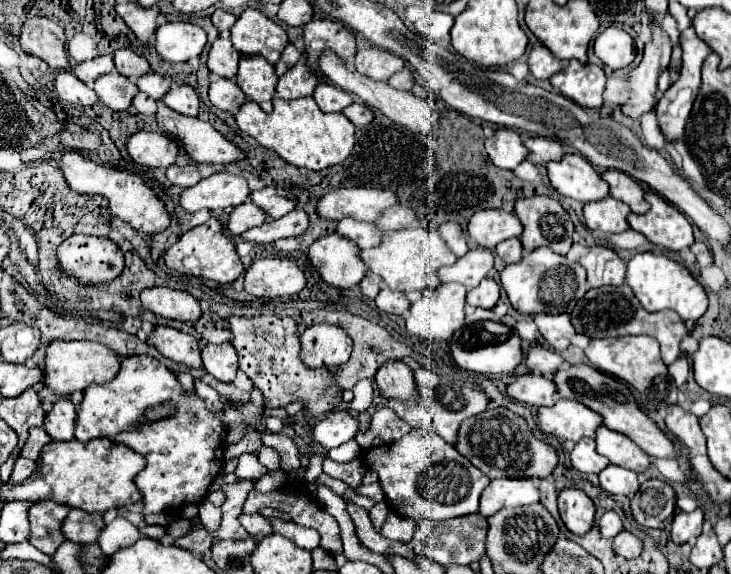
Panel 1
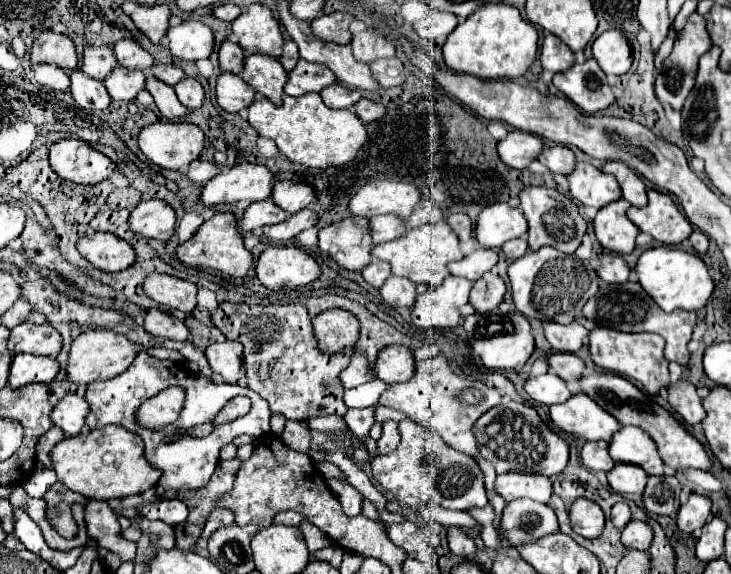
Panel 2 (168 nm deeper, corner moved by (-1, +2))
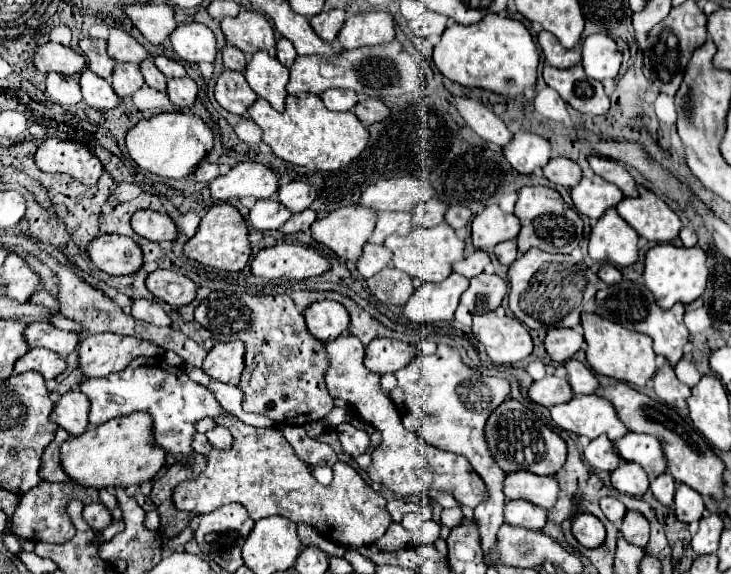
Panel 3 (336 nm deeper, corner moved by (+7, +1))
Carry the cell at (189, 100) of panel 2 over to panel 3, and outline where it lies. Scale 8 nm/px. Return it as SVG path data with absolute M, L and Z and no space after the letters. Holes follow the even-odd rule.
M189 76L171 78L171 80L167 80L167 96L179 108L193 106L193 102L197 98L197 84Z

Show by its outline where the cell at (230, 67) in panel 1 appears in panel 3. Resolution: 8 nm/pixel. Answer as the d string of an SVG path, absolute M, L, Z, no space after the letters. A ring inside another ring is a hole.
M225 46L221 54L223 54L223 64L225 64L225 68L237 70L237 72L243 72L243 70L247 68L247 58L245 58L245 54L243 54L239 48L235 48L235 46Z

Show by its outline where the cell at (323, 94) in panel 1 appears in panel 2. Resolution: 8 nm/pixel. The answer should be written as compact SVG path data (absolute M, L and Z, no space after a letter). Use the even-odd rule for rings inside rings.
M333 83L321 91L323 103L331 109L349 109L361 99L361 91L357 89L347 89L339 83Z

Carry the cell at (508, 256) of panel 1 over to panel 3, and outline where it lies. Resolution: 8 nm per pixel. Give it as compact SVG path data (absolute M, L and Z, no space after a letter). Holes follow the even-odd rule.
M507 240L507 242L501 242L501 244L495 246L495 256L497 256L497 260L501 264L511 266L515 262L517 254L519 254L519 250L517 250L517 242L515 240Z

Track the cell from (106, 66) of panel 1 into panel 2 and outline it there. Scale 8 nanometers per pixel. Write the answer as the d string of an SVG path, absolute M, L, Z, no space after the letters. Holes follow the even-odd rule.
M103 45L103 47L87 47L83 51L83 65L81 71L87 73L93 79L103 81L107 73L111 73L117 67L117 59L113 55L113 49Z

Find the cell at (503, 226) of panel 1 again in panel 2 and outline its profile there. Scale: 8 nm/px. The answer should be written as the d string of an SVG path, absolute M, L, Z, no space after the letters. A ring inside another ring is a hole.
M495 203L479 213L475 235L483 247L499 249L505 241L523 237L527 233L527 219L521 209L513 209L507 203Z

